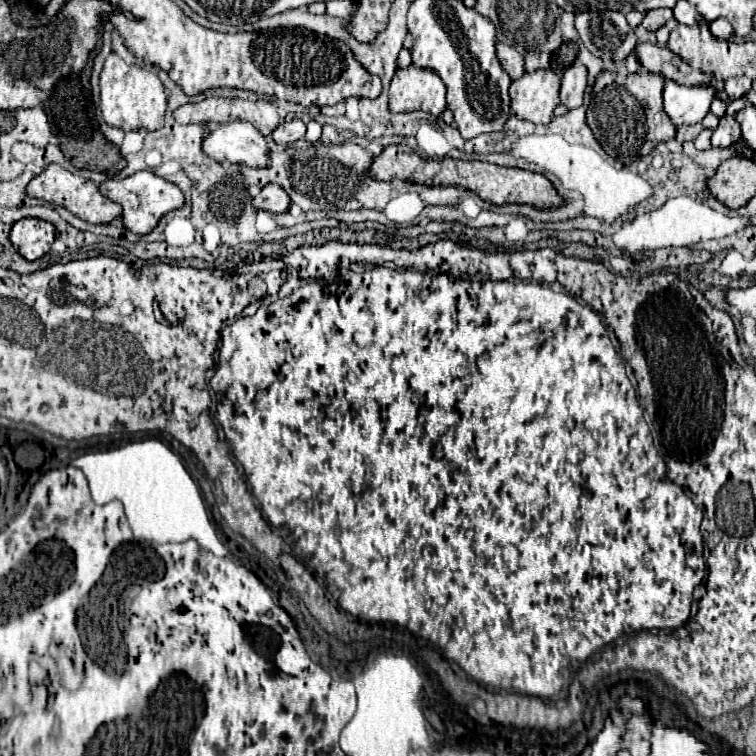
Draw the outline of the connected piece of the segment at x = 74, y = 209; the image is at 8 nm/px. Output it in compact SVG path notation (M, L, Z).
M50 164L42 174L38 174L28 184L28 194L30 196L36 196L36 198L42 198L46 202L64 206L66 210L70 210L72 214L76 214L78 218L82 218L82 220L86 220L90 224L110 224L114 218L120 218L122 216L120 204L116 204L116 202L108 200L106 196L102 196L100 190L98 190L98 186L92 180L74 176L72 172L64 170L58 164Z

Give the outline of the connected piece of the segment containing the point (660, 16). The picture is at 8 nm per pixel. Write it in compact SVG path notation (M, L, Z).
M656 8L656 10L650 10L644 20L642 20L642 26L646 30L652 30L656 32L660 26L664 26L668 20L672 18L672 10L670 8Z

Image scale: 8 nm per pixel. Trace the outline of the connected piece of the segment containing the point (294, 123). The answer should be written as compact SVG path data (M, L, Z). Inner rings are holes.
M286 118L274 132L272 132L272 138L282 138L284 144L292 144L300 138L304 138L306 134L306 124L298 118Z

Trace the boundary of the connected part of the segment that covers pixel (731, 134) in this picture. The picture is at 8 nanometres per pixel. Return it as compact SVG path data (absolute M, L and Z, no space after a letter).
M724 116L724 118L720 118L720 124L712 134L712 146L714 148L732 146L734 142L740 140L740 136L742 136L742 132L740 132L740 124L736 122L736 118Z

